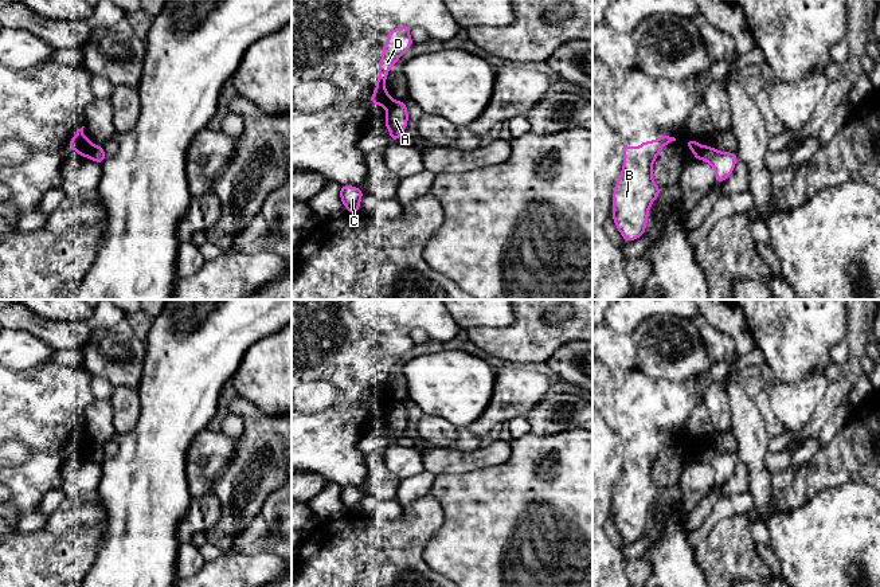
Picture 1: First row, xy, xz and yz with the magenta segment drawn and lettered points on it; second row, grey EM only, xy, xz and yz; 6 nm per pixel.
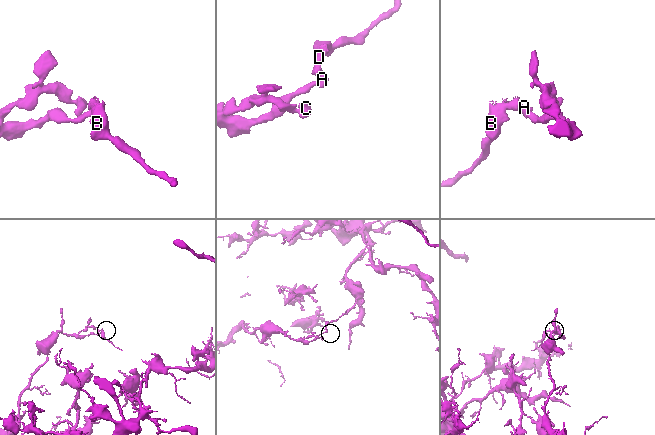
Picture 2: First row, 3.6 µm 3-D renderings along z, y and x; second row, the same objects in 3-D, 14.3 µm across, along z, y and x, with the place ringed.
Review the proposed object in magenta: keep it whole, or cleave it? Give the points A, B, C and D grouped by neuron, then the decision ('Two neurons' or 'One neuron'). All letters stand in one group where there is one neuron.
Groups: A C / B D. Two neurons

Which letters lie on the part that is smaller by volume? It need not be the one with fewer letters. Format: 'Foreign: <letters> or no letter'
Foreign: B, D

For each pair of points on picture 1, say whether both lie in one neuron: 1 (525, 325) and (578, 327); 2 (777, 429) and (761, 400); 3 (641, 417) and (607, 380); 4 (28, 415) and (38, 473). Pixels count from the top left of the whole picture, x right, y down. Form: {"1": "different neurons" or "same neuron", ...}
{"1": "same neuron", "2": "same neuron", "3": "same neuron", "4": "same neuron"}

